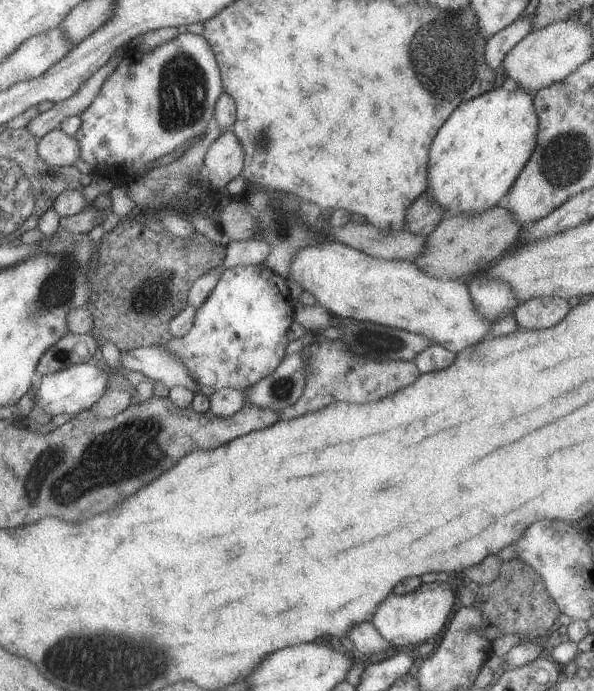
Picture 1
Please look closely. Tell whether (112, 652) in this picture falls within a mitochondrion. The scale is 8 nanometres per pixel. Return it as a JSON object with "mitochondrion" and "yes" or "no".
{"mitochondrion":"yes"}

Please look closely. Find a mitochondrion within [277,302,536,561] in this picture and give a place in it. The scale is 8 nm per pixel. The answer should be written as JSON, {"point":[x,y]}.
{"point":[378,342]}

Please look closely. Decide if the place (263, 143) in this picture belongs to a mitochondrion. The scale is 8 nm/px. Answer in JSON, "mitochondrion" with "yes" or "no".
{"mitochondrion":"yes"}

